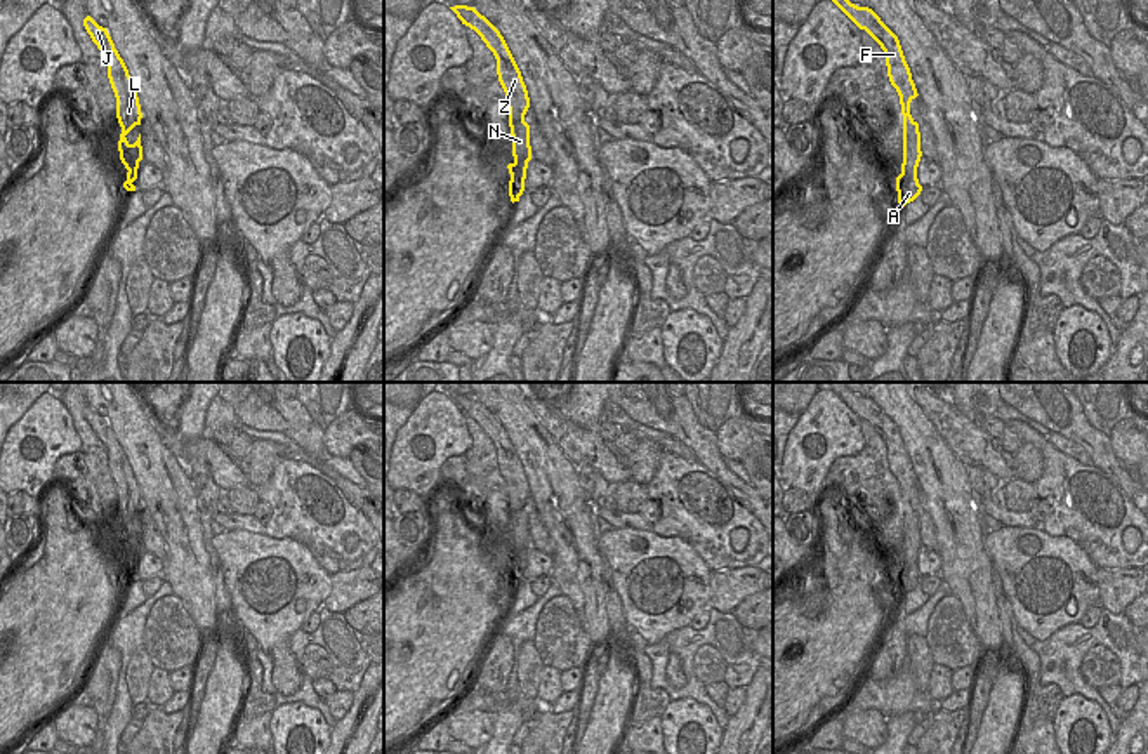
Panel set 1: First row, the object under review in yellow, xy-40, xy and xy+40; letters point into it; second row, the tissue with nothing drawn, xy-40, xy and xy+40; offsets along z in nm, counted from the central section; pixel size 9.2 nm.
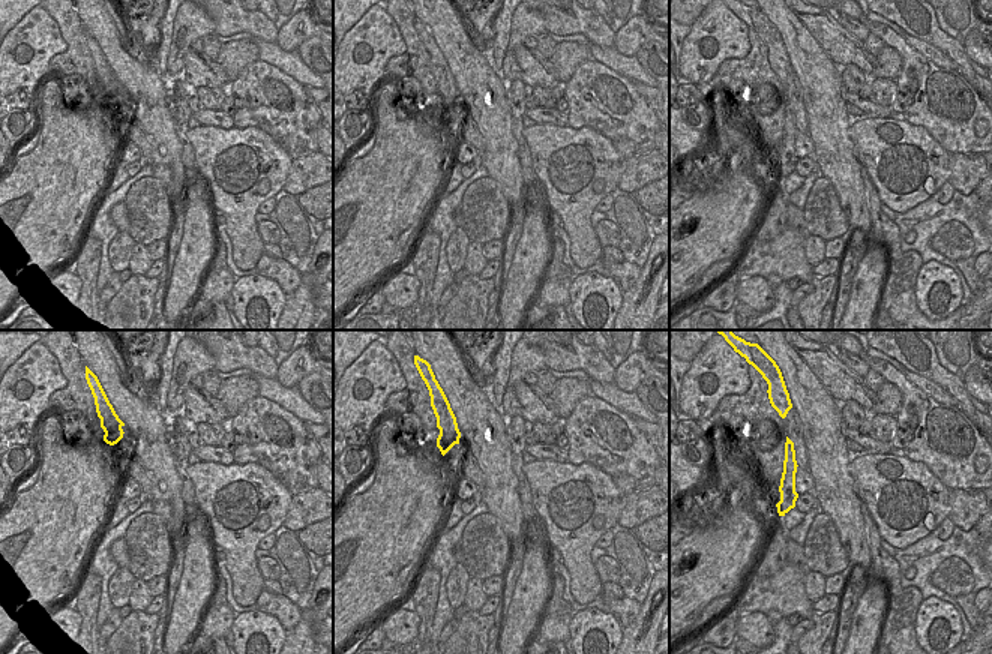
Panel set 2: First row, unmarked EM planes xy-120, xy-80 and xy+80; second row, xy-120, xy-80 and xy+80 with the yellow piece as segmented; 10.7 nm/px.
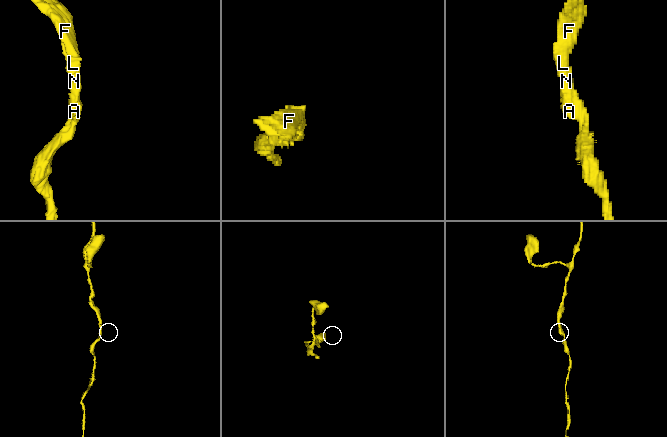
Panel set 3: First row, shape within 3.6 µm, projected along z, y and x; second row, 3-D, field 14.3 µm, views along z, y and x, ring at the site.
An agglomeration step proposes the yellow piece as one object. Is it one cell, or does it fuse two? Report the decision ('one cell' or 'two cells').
one cell

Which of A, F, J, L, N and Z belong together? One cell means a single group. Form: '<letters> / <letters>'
A F J L N Z

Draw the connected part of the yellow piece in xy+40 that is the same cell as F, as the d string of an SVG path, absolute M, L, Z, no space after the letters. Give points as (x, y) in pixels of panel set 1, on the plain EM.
M828 382L830 389L860 417L865 419L884 440L887 466L896 478L903 504L903 552L896 566L898 592L905 596L914 591L922 575L917 556L922 546L919 513L910 504L910 492L919 485L905 450L898 426L868 396L851 393L842 382Z

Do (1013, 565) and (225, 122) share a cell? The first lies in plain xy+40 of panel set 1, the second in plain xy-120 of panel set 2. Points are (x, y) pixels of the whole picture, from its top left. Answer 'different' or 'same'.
different

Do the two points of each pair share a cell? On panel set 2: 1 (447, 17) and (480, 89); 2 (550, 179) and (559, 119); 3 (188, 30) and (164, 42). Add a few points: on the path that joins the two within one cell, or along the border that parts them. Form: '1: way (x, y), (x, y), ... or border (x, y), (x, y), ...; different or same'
1: way (450, 35), (473, 71); same
2: border (536, 122), (566, 126); different
3: border (176, 15), (165, 74); different

